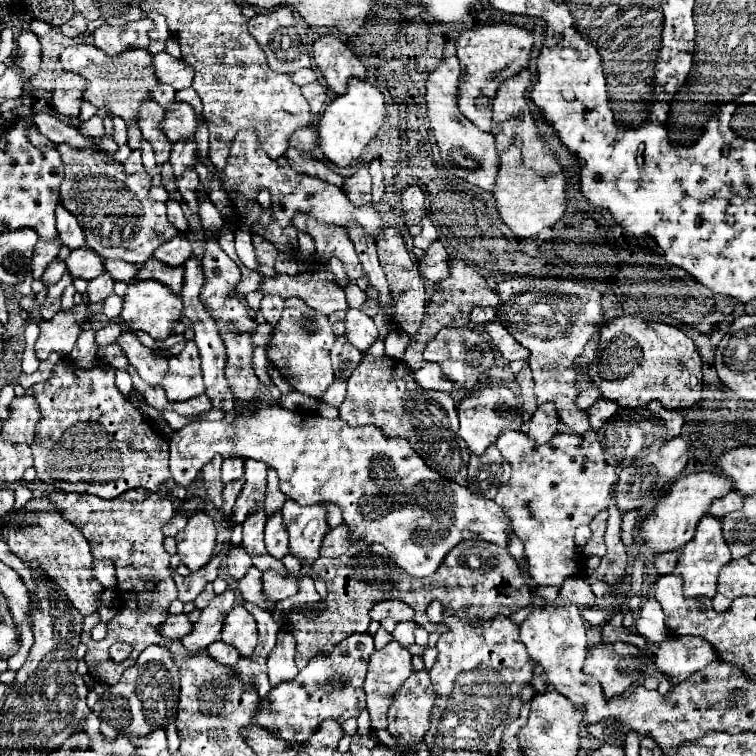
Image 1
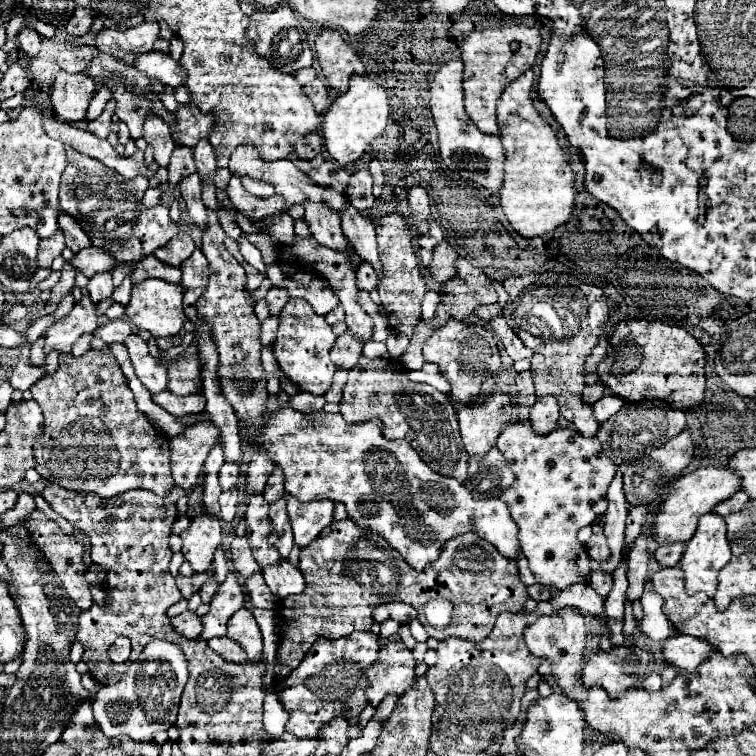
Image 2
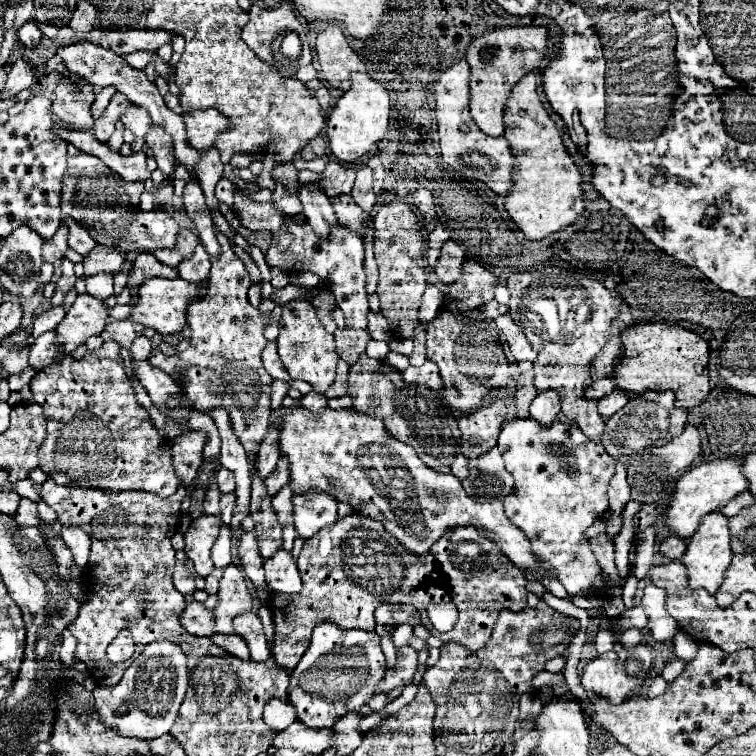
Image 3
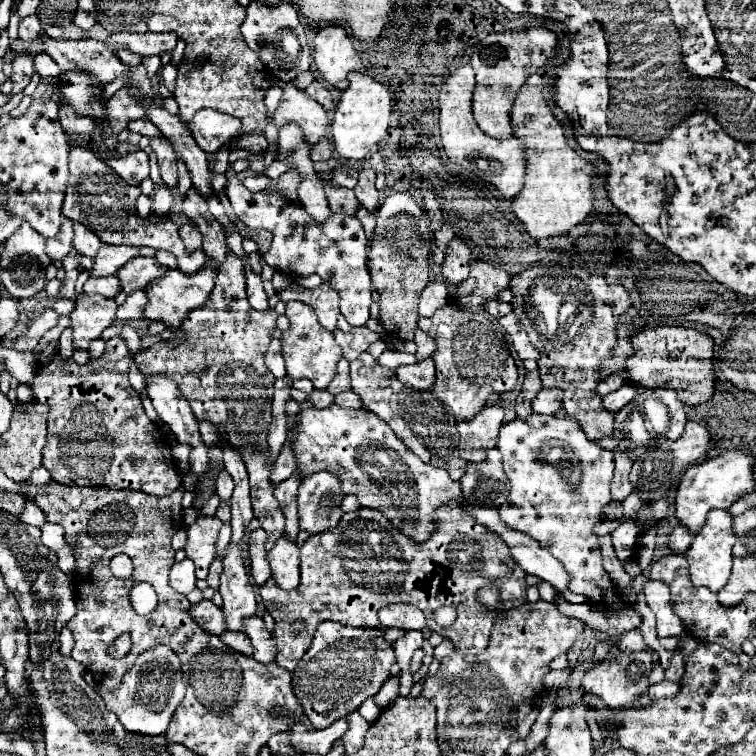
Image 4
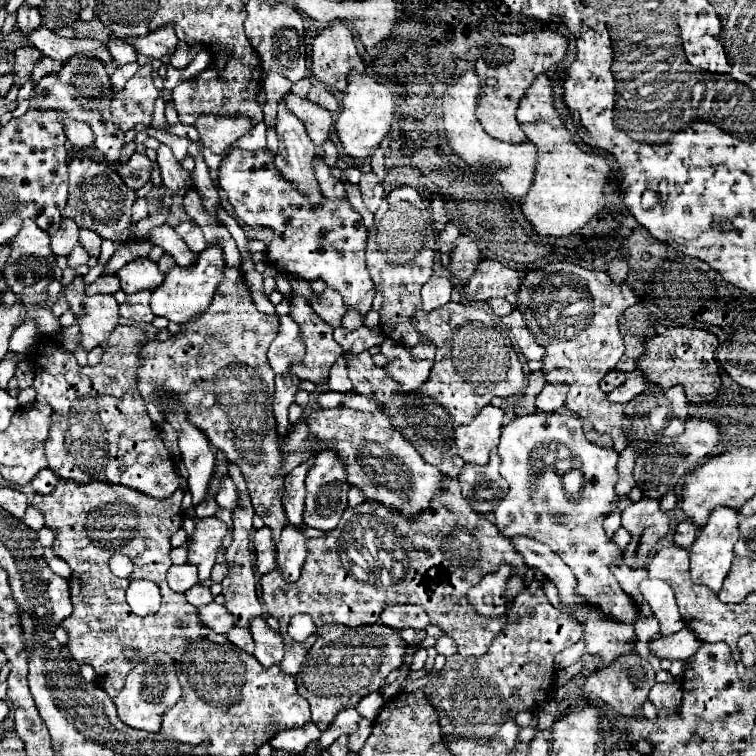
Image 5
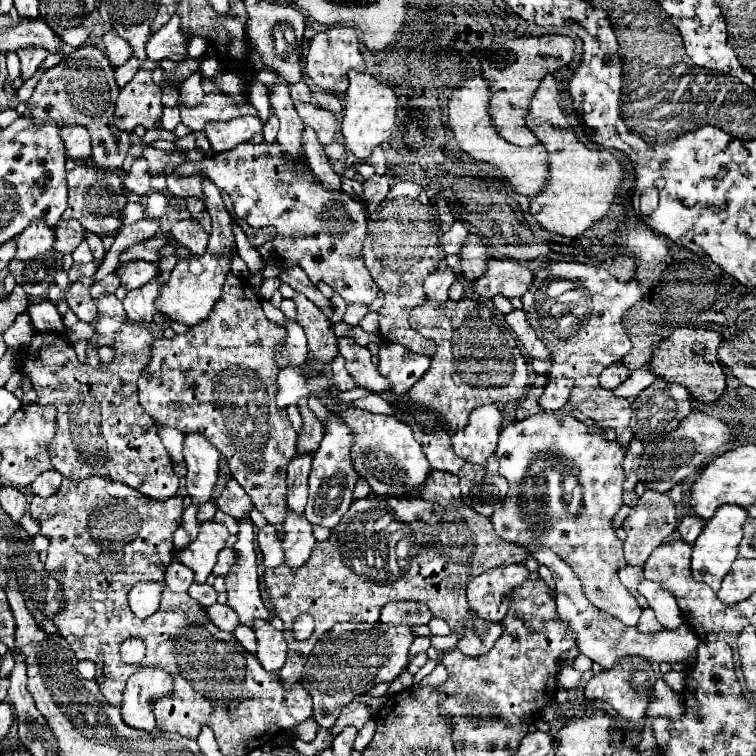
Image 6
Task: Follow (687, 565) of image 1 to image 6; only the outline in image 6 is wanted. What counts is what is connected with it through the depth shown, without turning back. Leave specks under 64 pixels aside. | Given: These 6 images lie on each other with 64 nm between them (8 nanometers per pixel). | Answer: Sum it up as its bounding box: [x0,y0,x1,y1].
[692,506,748,592]

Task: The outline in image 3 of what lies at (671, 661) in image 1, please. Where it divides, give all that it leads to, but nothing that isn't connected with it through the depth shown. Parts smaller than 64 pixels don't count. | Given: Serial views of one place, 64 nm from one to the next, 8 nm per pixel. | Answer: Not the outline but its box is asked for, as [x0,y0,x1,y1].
[672,632,700,662]

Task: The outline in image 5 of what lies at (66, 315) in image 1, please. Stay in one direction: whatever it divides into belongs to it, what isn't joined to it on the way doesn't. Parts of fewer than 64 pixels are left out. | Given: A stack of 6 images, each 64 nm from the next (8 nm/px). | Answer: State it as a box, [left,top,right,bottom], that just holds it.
[76,294,118,350]

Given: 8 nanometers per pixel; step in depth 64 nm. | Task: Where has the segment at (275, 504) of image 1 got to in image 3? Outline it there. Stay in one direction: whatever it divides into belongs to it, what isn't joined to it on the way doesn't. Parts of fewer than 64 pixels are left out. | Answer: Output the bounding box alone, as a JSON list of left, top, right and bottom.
[264,460,290,496]

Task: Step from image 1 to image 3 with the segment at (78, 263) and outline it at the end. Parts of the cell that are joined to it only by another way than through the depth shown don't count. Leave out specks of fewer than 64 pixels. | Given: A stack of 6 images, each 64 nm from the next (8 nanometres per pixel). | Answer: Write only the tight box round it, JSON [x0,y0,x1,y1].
[82,244,124,276]

